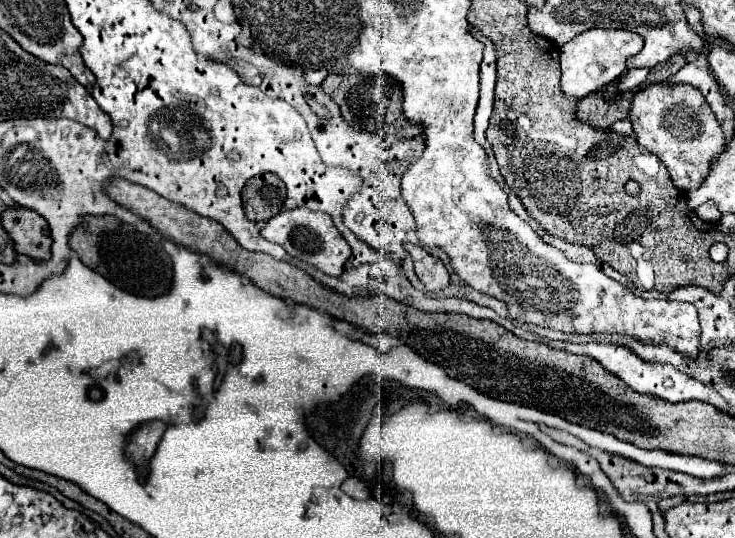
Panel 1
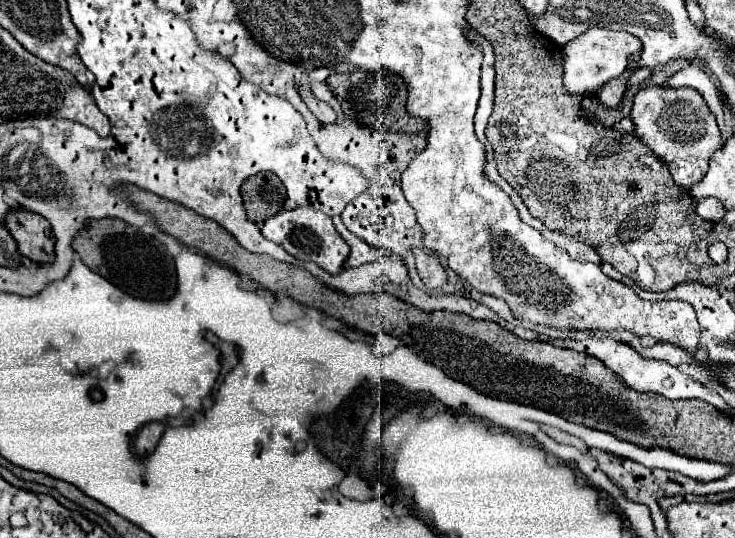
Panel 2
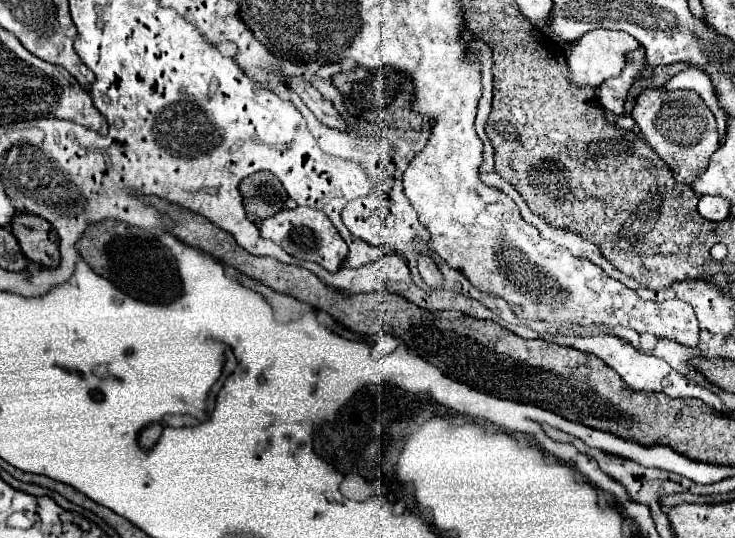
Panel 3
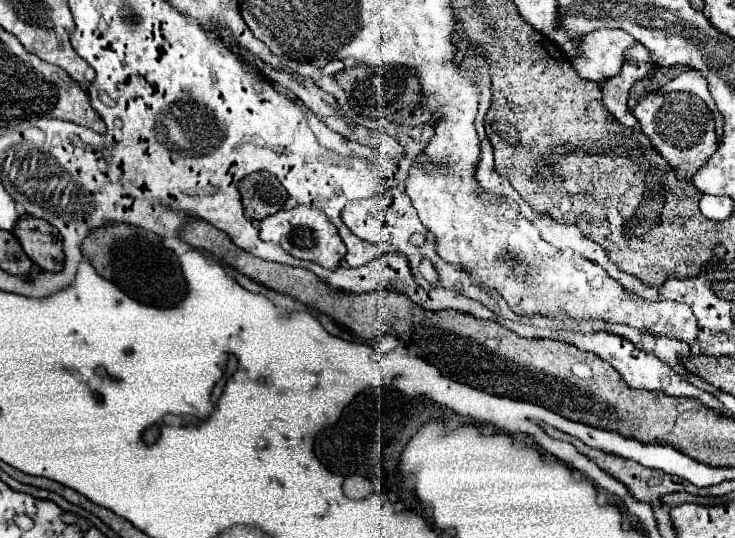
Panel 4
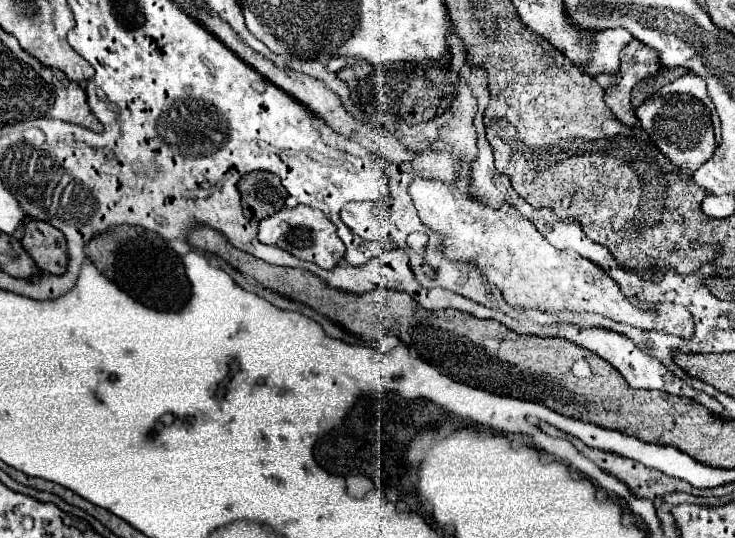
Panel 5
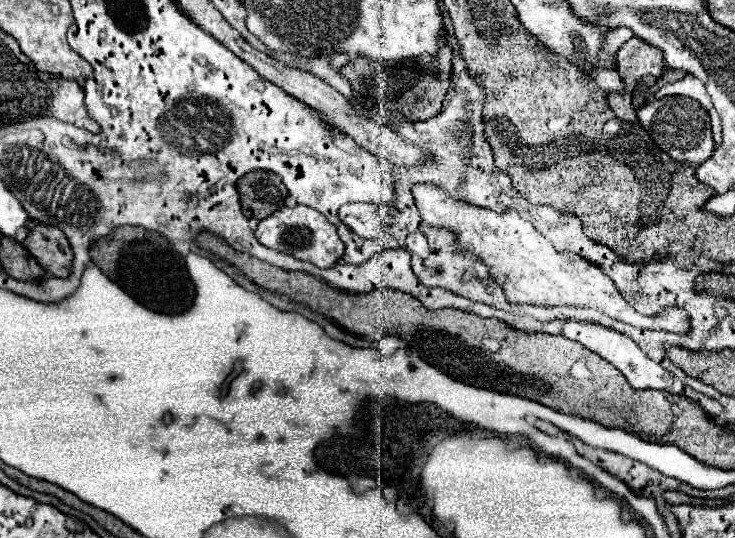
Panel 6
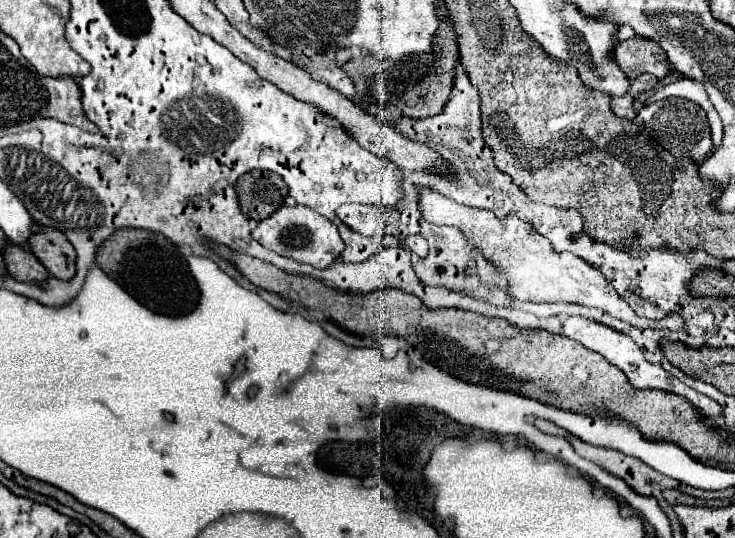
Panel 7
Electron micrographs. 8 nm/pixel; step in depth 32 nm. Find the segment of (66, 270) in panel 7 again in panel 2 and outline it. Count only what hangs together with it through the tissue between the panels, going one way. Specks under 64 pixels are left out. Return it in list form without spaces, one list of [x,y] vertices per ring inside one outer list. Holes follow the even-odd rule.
[[[12,208],[4,218],[6,230],[18,244],[18,252],[34,262],[54,260],[54,234],[46,218],[36,212]]]

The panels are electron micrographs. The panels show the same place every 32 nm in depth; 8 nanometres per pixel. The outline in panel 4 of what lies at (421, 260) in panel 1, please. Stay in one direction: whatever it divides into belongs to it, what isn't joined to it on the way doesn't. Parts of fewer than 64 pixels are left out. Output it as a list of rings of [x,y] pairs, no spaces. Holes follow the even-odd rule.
[[[424,258],[424,260],[420,262],[420,272],[422,272],[422,276],[424,276],[432,286],[438,284],[438,270],[434,268],[434,264],[432,264],[428,258]]]

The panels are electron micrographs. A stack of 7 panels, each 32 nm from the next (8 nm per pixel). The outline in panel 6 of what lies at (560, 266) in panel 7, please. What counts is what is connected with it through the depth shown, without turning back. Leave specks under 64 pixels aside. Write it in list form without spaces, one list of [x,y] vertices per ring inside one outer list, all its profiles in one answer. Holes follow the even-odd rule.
[[[414,184],[412,196],[420,218],[436,228],[448,228],[456,236],[460,254],[474,254],[488,266],[490,278],[502,286],[510,304],[532,304],[532,306],[572,306],[572,308],[594,308],[608,314],[614,320],[638,326],[644,330],[664,330],[674,334],[690,332],[690,318],[680,306],[666,306],[658,316],[638,314],[614,288],[614,282],[594,264],[576,256],[558,252],[528,220],[522,220],[514,210],[494,212],[482,206],[462,202],[438,184]]]

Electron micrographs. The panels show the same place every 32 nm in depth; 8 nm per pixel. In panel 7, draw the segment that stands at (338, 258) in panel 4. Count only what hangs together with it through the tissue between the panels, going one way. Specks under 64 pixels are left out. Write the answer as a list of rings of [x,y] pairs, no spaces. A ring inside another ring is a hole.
[[[282,206],[282,208],[278,208],[272,216],[264,218],[258,224],[258,228],[252,232],[252,236],[268,250],[274,250],[282,256],[294,258],[298,262],[312,264],[316,268],[328,268],[344,250],[344,242],[338,234],[336,226],[308,206],[294,206],[294,208]]]

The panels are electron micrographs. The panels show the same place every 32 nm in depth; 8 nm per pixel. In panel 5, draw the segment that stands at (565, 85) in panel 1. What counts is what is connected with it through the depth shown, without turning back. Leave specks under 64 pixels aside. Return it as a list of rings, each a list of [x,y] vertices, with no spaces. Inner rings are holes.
[[[624,28],[594,32],[588,48],[590,60],[586,60],[586,64],[580,64],[582,72],[590,78],[596,78],[600,74],[618,74],[620,52],[626,44],[630,44],[630,38],[630,32]]]

